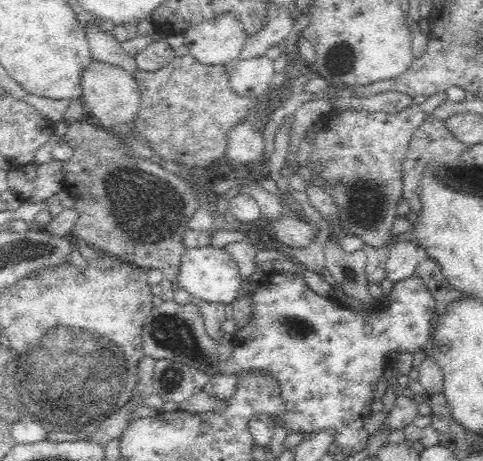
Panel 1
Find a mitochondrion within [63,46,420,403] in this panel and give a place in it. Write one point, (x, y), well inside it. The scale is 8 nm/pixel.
(147, 207)

